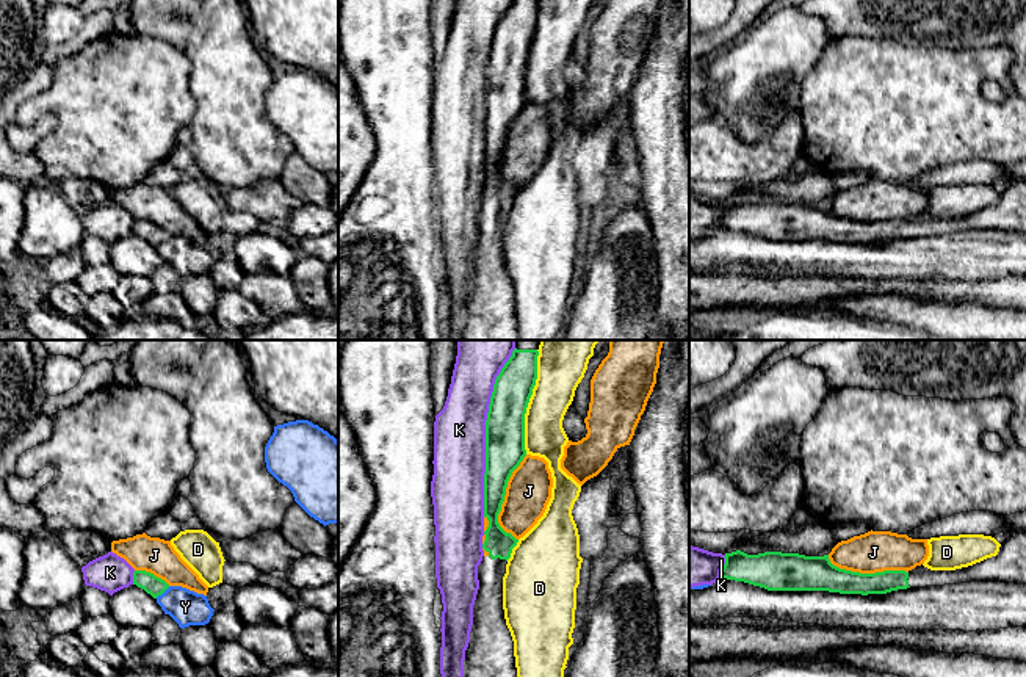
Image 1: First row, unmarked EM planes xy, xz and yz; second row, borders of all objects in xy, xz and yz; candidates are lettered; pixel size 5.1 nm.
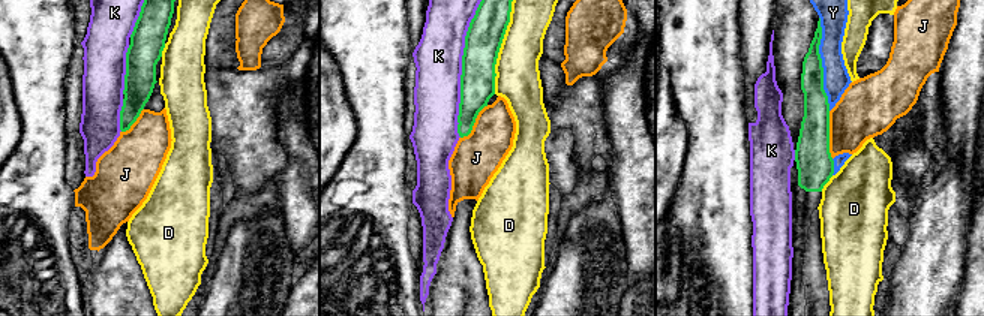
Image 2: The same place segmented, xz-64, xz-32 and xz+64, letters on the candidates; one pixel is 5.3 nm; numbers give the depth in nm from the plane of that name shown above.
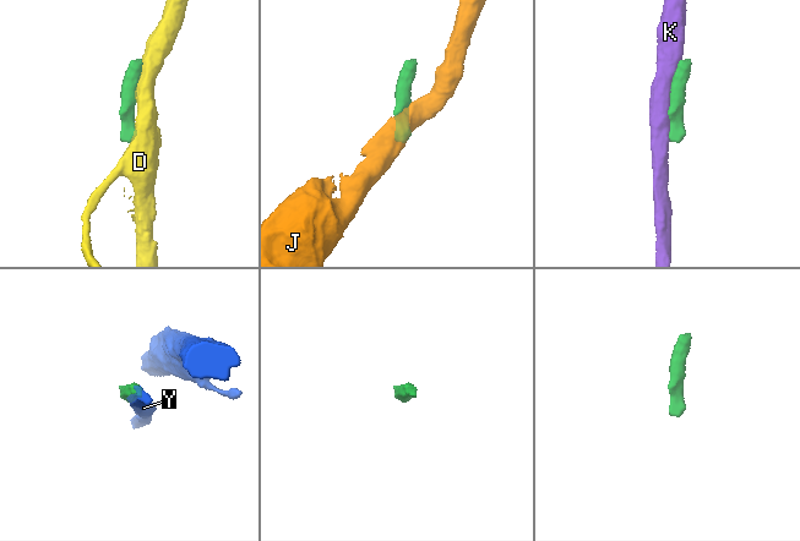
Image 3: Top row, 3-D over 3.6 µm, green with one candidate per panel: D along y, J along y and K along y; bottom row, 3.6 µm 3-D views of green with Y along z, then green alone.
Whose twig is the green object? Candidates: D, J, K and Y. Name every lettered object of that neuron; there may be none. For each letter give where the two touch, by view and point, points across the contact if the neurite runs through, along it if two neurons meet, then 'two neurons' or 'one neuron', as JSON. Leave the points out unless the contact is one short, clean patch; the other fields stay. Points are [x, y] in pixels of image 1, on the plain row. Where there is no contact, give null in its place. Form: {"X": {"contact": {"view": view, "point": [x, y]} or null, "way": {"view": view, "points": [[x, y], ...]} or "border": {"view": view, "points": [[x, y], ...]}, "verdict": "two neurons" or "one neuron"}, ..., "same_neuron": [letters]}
{"D": {"contact": {"view": "xz", "point": [528, 50]}, "verdict": "two neurons"}, "J": {"contact": {"view": "xz", "point": [503, 148]}, "verdict": "two neurons"}, "K": {"contact": {"view": "xz", "point": [486, 83]}, "verdict": "two neurons"}, "Y": {"contact": {"view": "xy", "point": [162, 242]}, "verdict": "two neurons"}, "same_neuron": []}

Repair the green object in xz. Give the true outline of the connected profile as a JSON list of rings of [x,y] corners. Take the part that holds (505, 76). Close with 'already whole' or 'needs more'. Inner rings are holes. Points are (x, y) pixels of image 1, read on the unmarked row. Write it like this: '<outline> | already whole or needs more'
[[[512,0],[512,5],[495,28],[486,69],[486,122],[484,122],[484,166],[489,176],[484,180],[482,197],[489,202],[478,215],[479,238],[473,254],[473,274],[465,299],[462,340],[520,340],[514,290],[506,274],[503,259],[503,226],[512,197],[517,194],[511,182],[498,172],[508,130],[526,105],[525,63],[537,28],[539,0]]] | needs more

